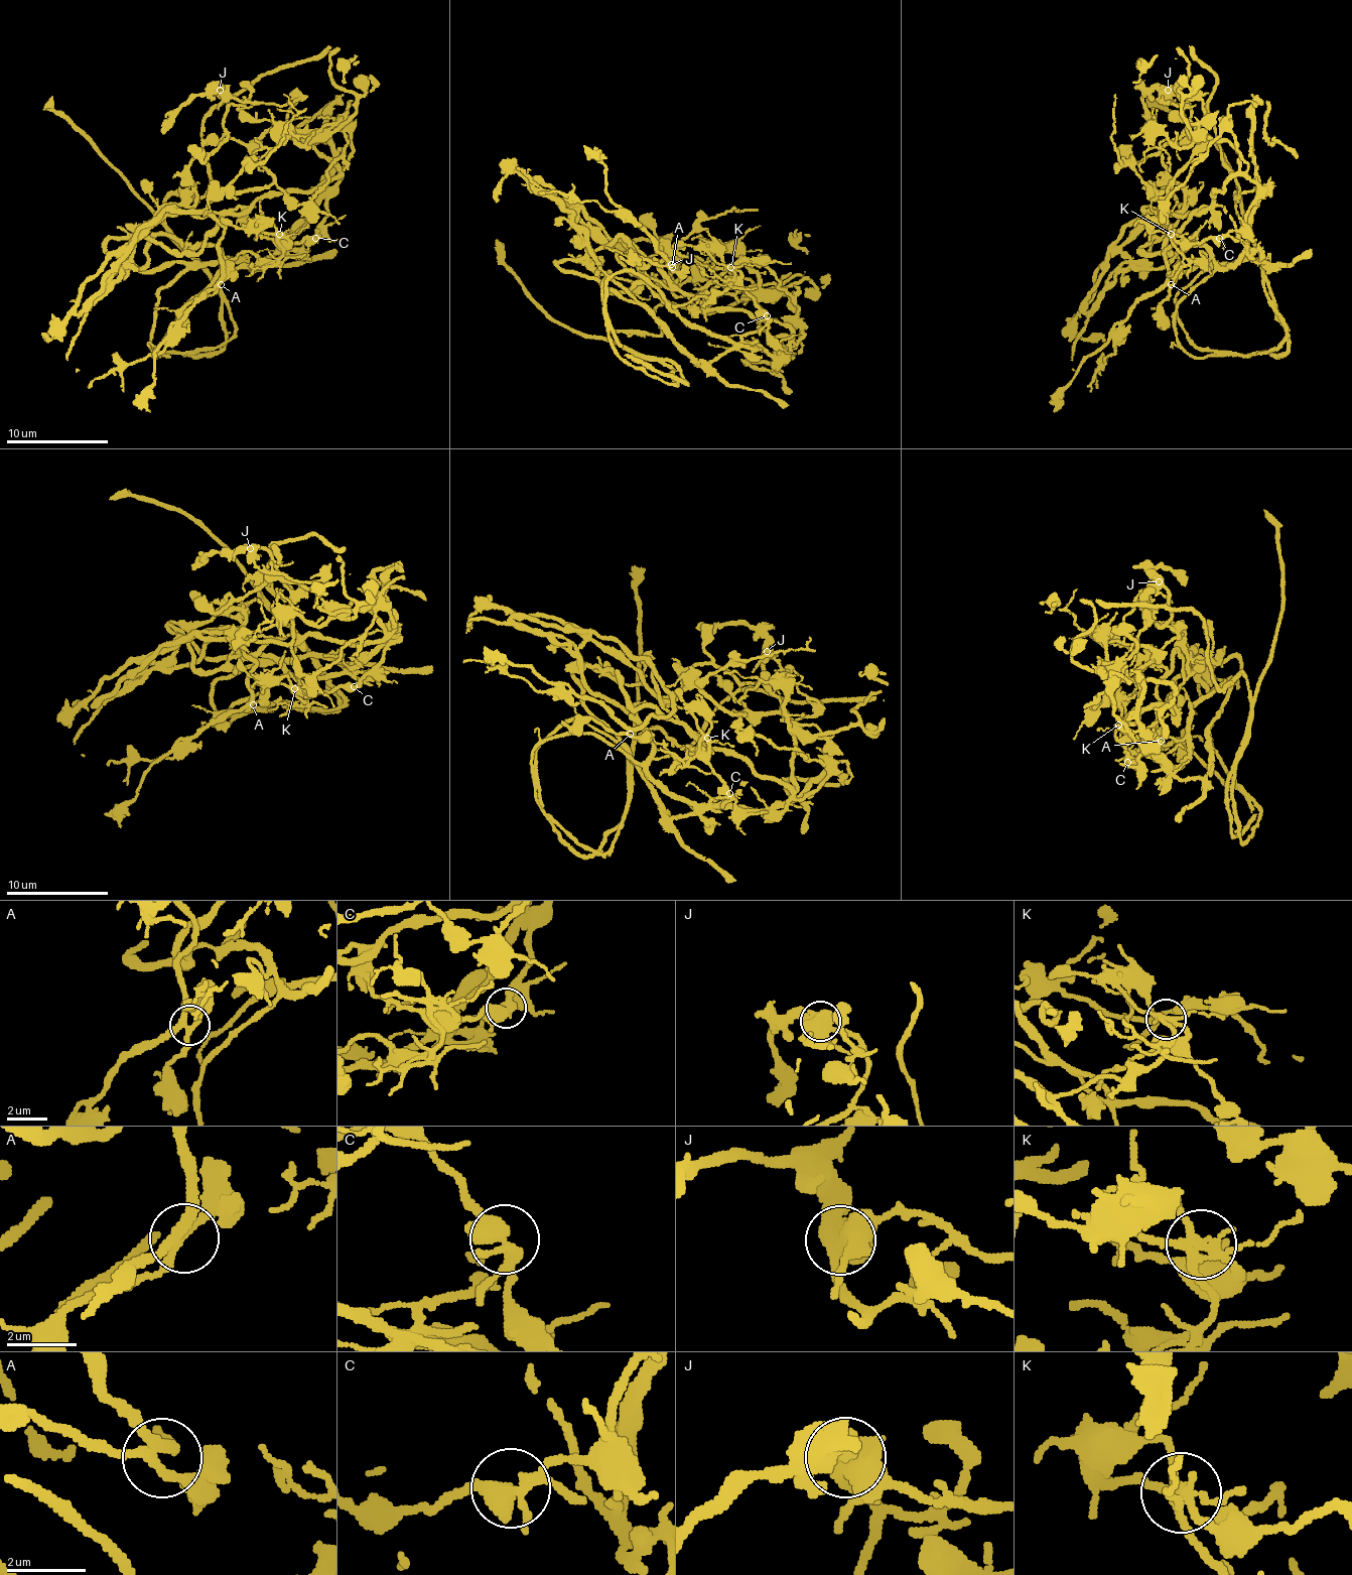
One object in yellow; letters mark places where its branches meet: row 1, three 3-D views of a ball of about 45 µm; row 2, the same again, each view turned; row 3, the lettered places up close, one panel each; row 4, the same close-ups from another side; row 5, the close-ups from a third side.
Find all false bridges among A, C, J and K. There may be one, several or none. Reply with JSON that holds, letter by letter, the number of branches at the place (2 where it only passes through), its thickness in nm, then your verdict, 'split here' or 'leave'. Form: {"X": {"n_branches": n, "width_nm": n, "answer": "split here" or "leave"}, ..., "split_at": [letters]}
{"A": {"n_branches": 4, "width_nm": 280, "answer": "leave"}, "C": {"n_branches": 5, "width_nm": 400, "answer": "leave"}, "J": {"n_branches": 4, "width_nm": 550, "answer": "split here"}, "K": {"n_branches": 6, "width_nm": 240, "answer": "split here"}, "split_at": ["J", "K"]}

